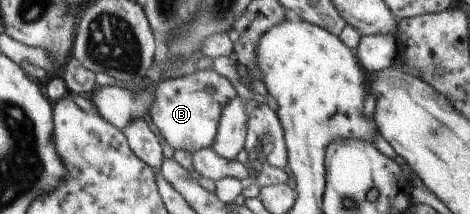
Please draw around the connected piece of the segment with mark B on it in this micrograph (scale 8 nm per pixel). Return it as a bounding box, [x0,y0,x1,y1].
[148,68,236,152]

